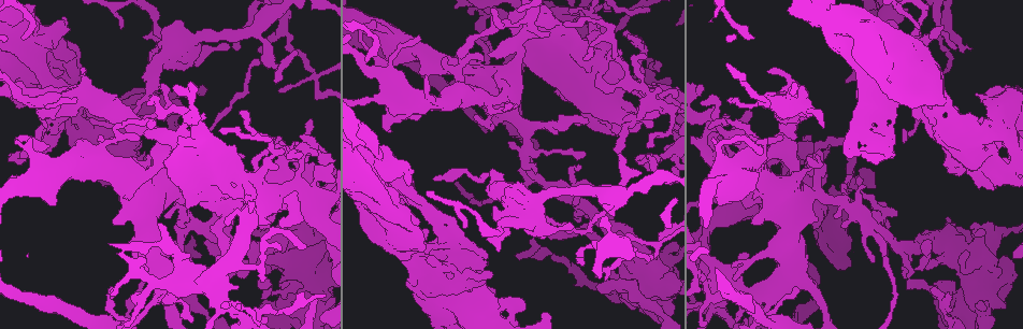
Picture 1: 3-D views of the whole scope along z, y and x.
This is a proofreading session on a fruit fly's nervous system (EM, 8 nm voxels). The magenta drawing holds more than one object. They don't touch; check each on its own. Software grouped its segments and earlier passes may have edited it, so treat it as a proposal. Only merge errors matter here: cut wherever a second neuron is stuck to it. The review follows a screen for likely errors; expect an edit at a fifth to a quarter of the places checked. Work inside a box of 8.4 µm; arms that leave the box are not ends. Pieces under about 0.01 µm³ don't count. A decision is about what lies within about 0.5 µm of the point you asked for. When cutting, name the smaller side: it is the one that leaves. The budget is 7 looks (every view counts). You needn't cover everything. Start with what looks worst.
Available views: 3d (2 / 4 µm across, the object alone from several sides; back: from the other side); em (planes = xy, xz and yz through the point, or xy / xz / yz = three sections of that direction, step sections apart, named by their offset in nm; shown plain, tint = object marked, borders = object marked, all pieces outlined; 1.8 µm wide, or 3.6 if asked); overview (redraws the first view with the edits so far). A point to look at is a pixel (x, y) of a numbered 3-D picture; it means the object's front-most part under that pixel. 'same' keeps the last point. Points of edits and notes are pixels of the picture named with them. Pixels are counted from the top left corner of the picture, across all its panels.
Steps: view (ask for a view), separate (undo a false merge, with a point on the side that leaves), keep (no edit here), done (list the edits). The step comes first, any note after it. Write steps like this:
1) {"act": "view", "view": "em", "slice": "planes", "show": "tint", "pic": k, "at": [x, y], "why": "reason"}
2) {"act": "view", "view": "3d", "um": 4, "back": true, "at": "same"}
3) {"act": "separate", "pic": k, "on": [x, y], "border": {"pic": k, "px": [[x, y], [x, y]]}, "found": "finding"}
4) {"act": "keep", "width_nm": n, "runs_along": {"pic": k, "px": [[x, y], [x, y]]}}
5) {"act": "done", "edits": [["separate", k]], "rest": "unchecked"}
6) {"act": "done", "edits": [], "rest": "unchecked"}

{"act": "view", "view": "3d", "um": 2, "pic": 1, "at": [899, 72], "why": "four or more arms meet"}

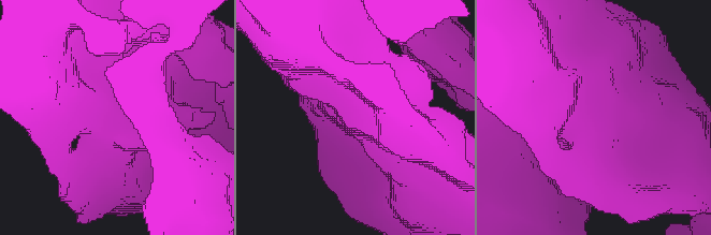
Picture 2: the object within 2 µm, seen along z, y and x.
{"act": "view", "view": "em", "slice": "xy", "step": 16, "show": "tint", "pic": 2, "at": [591, 120], "arms": 4}

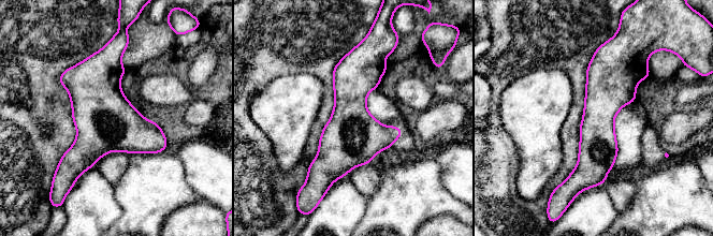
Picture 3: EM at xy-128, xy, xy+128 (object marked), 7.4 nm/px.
{"act": "view", "view": "em", "slice": "planes", "show": "tint", "at": "same"}

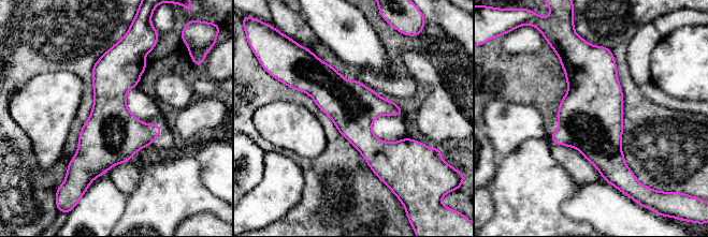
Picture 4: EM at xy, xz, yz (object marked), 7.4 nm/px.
{"act": "keep", "found": "one neuron here"}

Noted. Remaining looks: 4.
{"act": "view", "view": "em", "slice": "planes", "show": "tint", "pic": 1, "at": [313, 80], "why": "two arms in line, one across"}

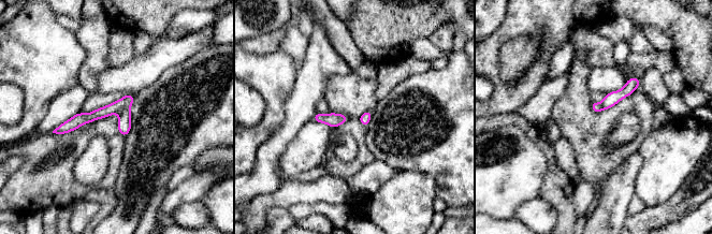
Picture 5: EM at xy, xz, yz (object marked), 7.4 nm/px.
{"act": "separate", "pic": 5, "on": [127, 101], "part_leaving": {"pic": 5, "px": [[131, 97], [58, 131]]}, "found": "a second neuron is stuck on"}

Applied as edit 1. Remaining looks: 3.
{"act": "view", "view": "em", "slice": "planes", "show": "tint", "pic": 1, "at": [798, 151], "why": "a narrow waist"}

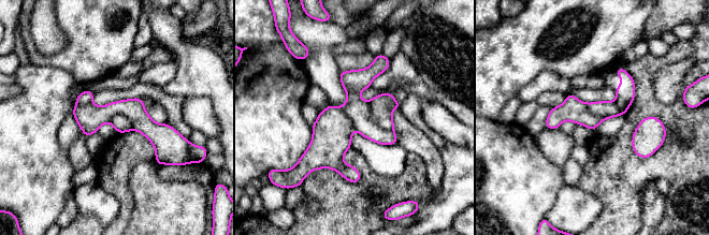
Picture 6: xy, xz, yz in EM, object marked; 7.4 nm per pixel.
{"act": "separate", "pic": 6, "on": [380, 106], "part_leaving": {"pic": 6, "px": [[75, 111], [130, 109], [163, 160]]}, "found": "two neurons meet here"}

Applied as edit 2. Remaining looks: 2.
{"act": "done", "edits": [["separate", 5], ["separate", 6]], "rest": "unchecked"}

